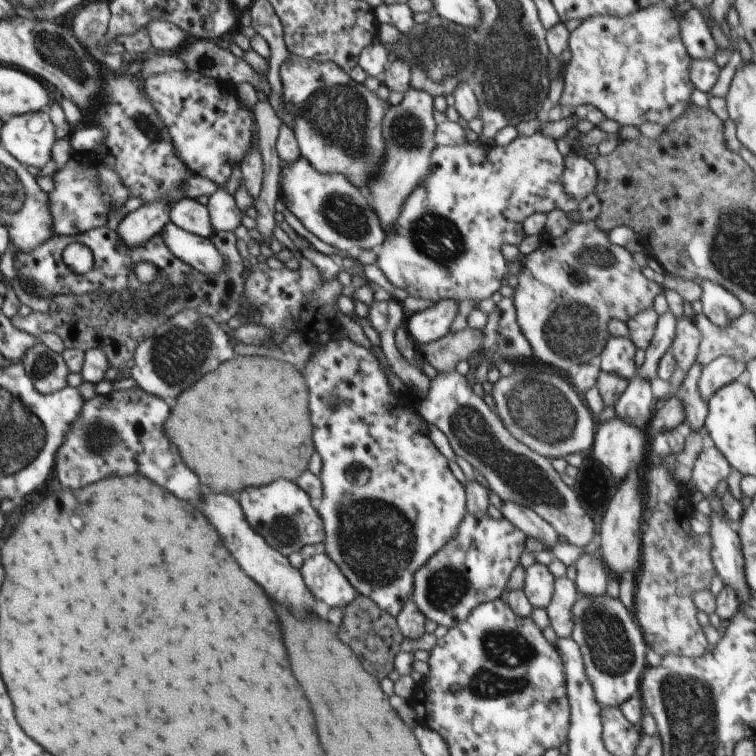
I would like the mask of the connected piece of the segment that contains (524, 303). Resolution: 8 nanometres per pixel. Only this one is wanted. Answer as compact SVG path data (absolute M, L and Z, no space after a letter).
M585 221L572 223L568 230L563 234L562 239L558 242L550 242L541 244L536 250L529 255L522 257L522 267L517 274L519 280L518 286L515 288L513 303L517 310L517 321L523 335L531 344L533 355L537 356L541 361L570 374L571 377L580 370L580 366L596 362L601 352L606 346L607 340L611 337L609 331L609 322L611 320L619 320L627 323L630 319L634 319L638 313L652 309L654 299L663 292L658 280L651 281L642 273L642 267L634 260L633 254L625 248L615 245L609 241L609 234L601 229L596 221Z

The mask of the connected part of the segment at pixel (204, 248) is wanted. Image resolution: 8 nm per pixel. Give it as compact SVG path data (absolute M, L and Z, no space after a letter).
M172 221L163 226L159 235L168 250L192 269L210 274L220 272L224 266L221 251L209 238L189 233Z

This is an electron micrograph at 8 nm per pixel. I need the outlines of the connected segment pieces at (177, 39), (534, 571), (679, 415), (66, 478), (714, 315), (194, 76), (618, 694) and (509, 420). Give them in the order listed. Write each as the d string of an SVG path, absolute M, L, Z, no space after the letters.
M150 20L144 29L150 35L152 48L162 53L176 54L190 40L179 26L168 21Z
M534 563L525 570L523 591L533 608L547 608L555 589L555 579L550 569L541 563Z
M670 397L655 408L650 424L646 428L646 435L648 439L651 439L659 432L675 429L676 426L685 422L685 418L683 400L678 397Z
M139 386L87 400L57 453L56 474L66 488L84 488L102 478L142 475L182 500L200 502L198 476L182 462L165 433L170 408Z
M703 281L702 287L702 312L708 320L717 327L726 328L733 320L746 312L744 305L728 292L723 286L712 281Z
M172 71L148 77L144 90L168 127L177 155L193 174L217 184L217 191L209 196L207 207L213 230L226 232L240 226L242 211L224 185L232 166L240 166L242 158L250 152L252 140L257 138L258 125L253 111L247 110L237 96L226 92L221 83L201 72Z
M580 595L573 606L574 628L570 638L580 646L585 673L592 685L596 702L601 707L620 707L628 699L641 696L641 678L645 668L646 648L643 632L636 622L634 614L624 607L620 599L613 599L610 595L586 596Z
M515 365L509 377L501 376L493 385L492 396L504 426L550 462L578 451L584 453L593 445L597 417L560 375L537 374L530 365Z

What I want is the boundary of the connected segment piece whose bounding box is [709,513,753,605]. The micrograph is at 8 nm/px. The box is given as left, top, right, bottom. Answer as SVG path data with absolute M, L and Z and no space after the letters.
M712 513L710 519L712 520L712 524L709 533L711 534L713 544L711 559L717 570L717 574L722 579L723 584L737 594L740 605L746 605L753 594L745 577L745 558L739 534L730 528L730 525L724 518Z

